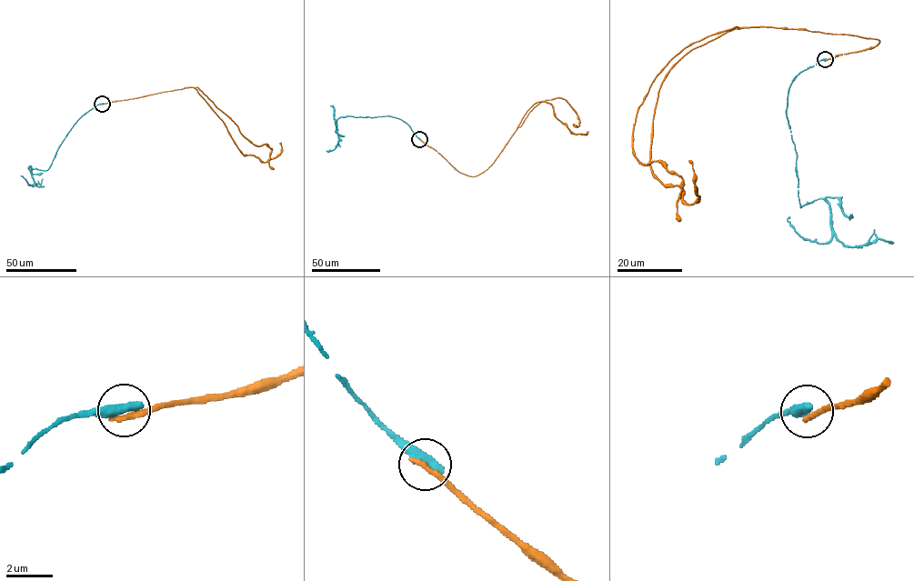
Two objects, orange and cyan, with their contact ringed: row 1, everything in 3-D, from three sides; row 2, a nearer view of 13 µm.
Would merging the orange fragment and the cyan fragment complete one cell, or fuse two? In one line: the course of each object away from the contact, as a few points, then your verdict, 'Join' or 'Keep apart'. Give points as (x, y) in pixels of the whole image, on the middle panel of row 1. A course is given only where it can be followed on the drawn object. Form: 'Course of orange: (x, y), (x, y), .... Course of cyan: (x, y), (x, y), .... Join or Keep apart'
Course of orange: (419, 139), (458, 171), (476, 175), (494, 162), (537, 102), (551, 105), (554, 115), (574, 133), (587, 131). Course of cyan: (419, 139), (409, 125), (396, 117), (340, 117), (336, 124), (338, 141), (333, 149), (326, 151). Keep apart

